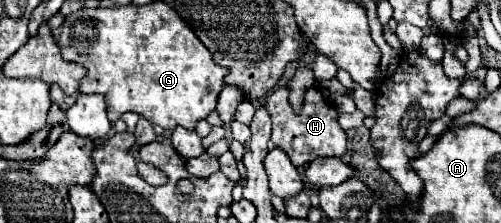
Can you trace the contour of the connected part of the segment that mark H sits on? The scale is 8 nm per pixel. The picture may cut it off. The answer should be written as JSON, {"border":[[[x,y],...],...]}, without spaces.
{"border":[[[280,86],[266,98],[266,108],[272,116],[272,144],[282,148],[292,164],[304,166],[320,156],[344,156],[346,154],[346,132],[338,124],[338,110],[326,100],[324,92],[316,86],[304,90],[304,102],[300,112],[294,112],[290,104],[290,88]]]}

